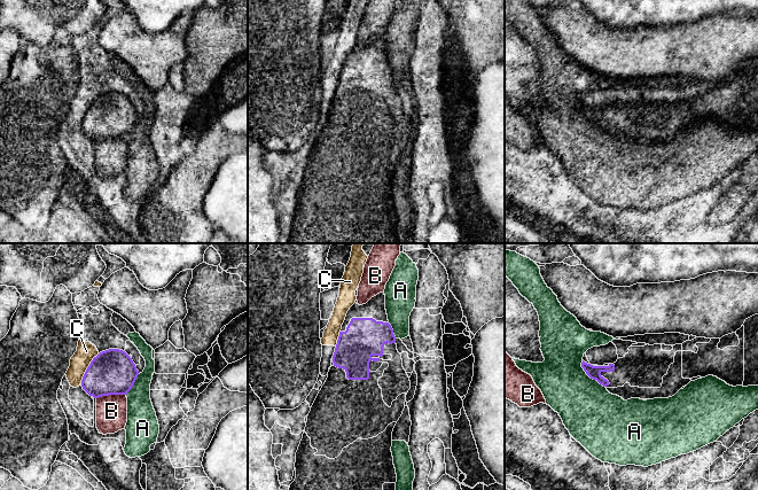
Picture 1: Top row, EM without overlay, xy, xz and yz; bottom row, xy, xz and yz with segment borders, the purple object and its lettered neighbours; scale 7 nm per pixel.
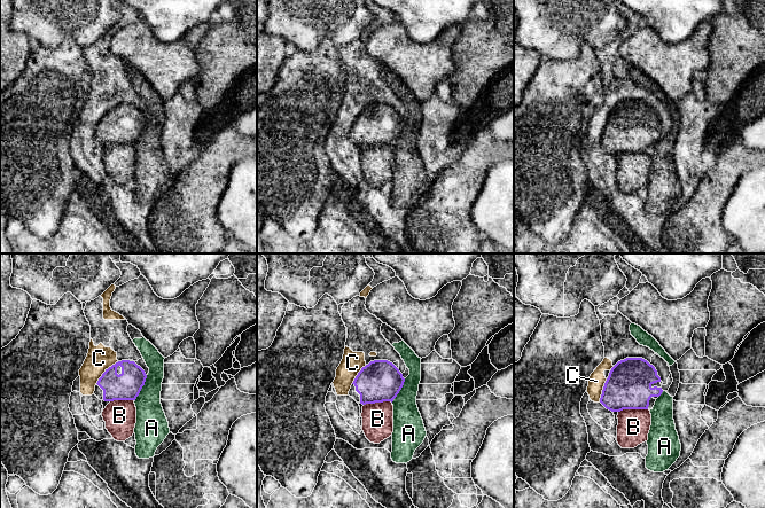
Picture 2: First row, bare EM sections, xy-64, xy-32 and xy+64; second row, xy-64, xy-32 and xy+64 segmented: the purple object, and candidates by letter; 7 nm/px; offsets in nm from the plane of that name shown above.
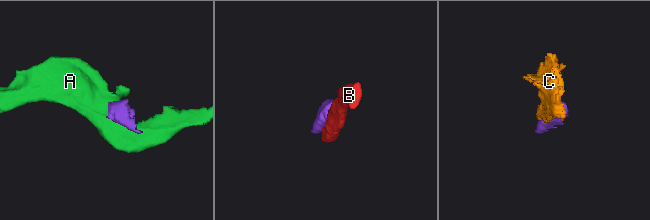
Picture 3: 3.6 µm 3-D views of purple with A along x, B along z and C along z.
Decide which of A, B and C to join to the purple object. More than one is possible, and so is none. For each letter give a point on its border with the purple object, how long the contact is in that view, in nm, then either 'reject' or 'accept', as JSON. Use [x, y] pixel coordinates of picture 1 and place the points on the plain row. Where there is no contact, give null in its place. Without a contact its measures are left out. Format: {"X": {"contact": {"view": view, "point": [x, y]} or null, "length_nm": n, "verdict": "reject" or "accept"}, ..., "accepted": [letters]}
{"A": {"contact": {"view": "yz", "point": [590, 119]}, "length_nm": 260, "verdict": "reject"}, "B": {"contact": {"view": "xy", "point": [110, 137]}, "length_nm": 220, "verdict": "reject"}, "C": {"contact": {"view": "xy", "point": [87, 110]}, "length_nm": 240, "verdict": "reject"}, "accepted": []}

